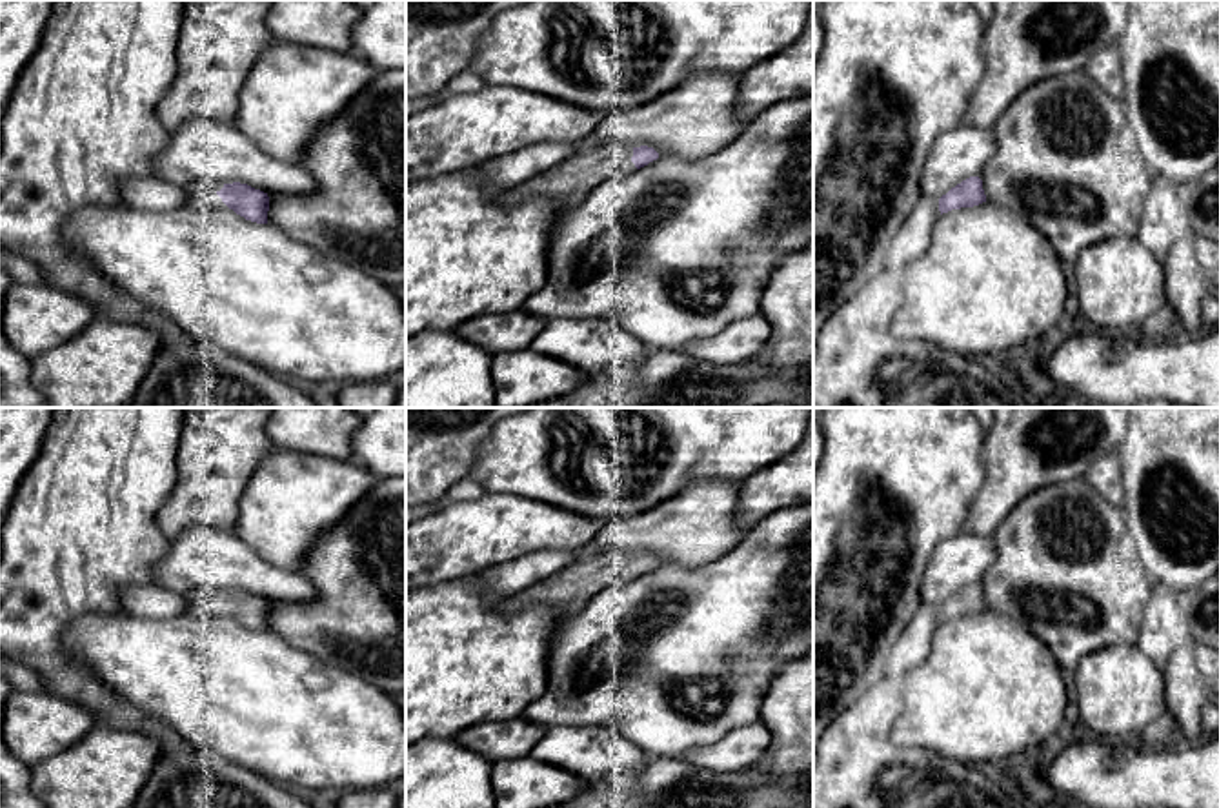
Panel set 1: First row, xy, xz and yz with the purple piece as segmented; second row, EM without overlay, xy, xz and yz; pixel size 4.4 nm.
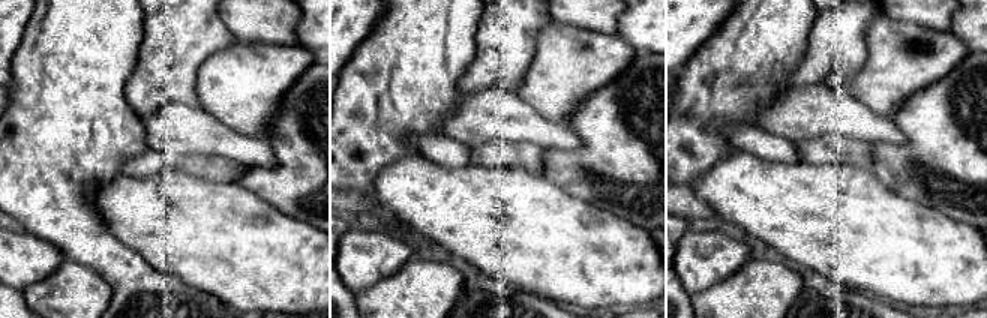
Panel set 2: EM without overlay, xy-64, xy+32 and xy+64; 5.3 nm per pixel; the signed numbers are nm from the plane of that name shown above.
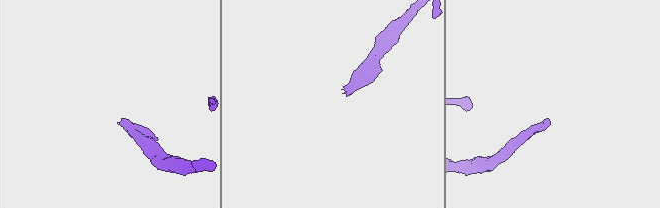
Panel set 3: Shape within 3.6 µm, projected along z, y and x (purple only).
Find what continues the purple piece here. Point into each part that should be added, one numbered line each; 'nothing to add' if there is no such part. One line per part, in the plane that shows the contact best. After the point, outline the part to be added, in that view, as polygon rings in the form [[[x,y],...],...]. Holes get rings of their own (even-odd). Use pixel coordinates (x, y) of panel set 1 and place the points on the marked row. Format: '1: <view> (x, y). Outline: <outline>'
1: xz (574, 177). Outline: [[[606,146],[588,155],[573,155],[524,184],[504,191],[497,202],[504,207],[515,207],[528,198],[539,198],[542,195],[573,202],[613,177],[633,173],[637,167],[631,157],[633,149],[624,146]]]

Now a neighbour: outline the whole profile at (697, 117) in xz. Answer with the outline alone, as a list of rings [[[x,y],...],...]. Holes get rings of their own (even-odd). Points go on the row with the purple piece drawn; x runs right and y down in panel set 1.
[[[695,73],[640,107],[611,111],[589,136],[579,140],[573,155],[606,146],[648,146],[659,158],[713,153],[744,129],[735,118],[742,75]]]

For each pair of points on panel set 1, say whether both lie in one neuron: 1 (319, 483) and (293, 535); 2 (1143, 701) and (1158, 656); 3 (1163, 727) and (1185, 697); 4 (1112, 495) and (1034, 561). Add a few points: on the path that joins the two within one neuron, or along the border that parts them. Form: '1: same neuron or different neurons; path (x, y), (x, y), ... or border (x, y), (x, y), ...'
1: same neuron; path (306, 495), (293, 508), (293, 523)
2: different neurons; border (1136, 643), (1161, 670)
3: different neurons; border (1167, 710), (1185, 741)
4: different neurons; border (1083, 477), (1107, 501), (1121, 508)

